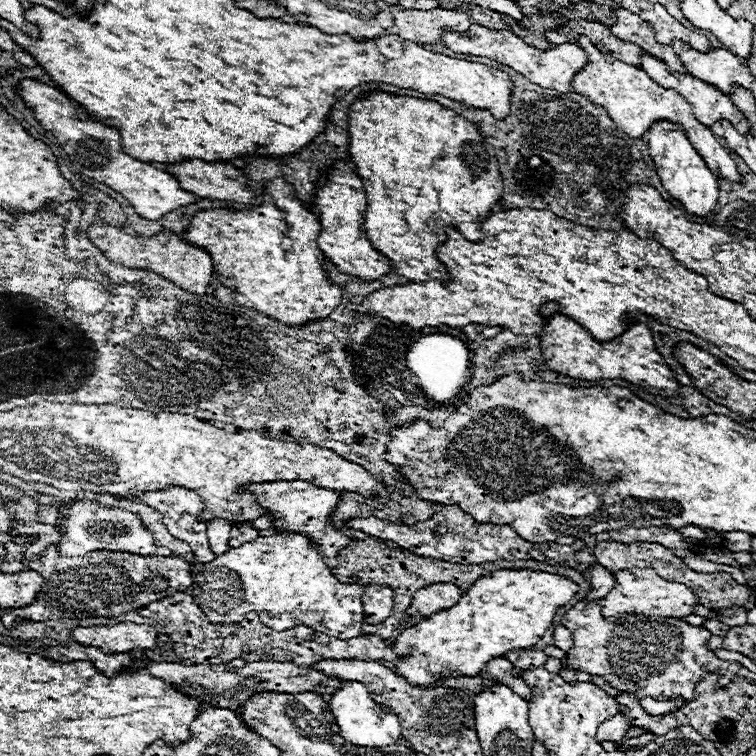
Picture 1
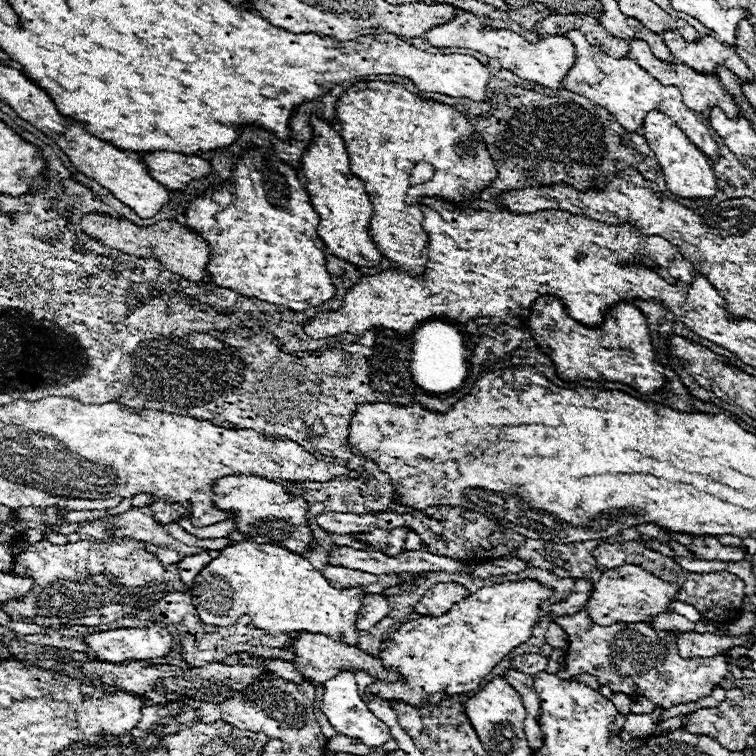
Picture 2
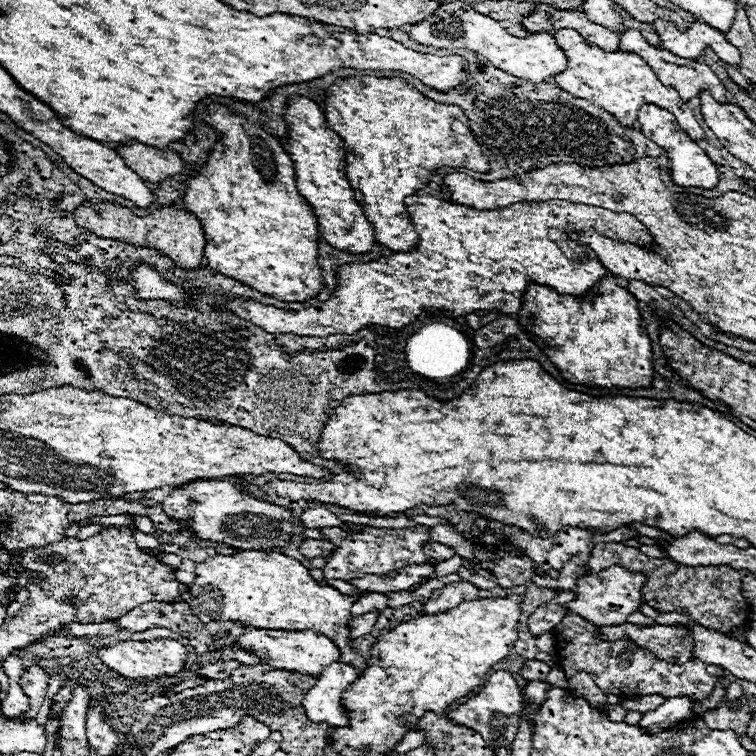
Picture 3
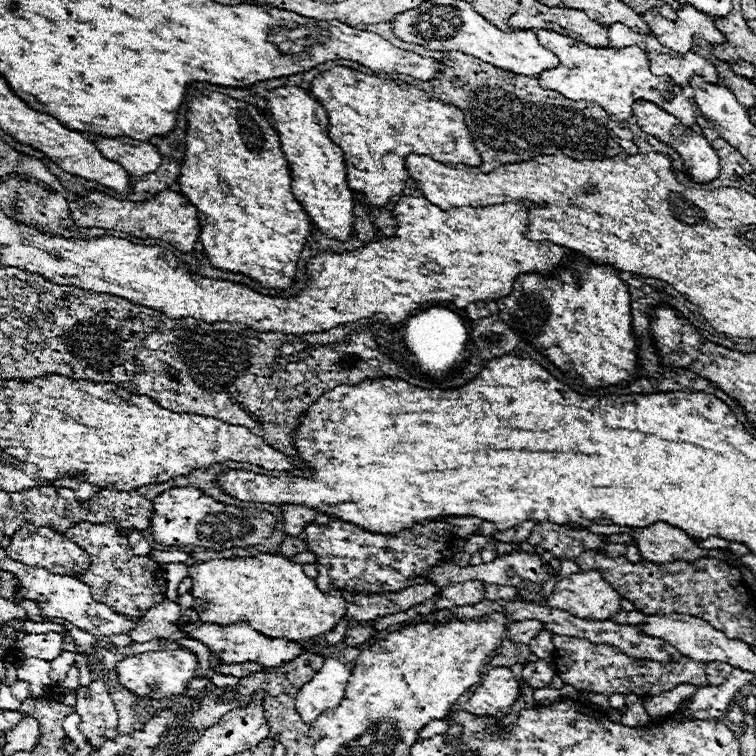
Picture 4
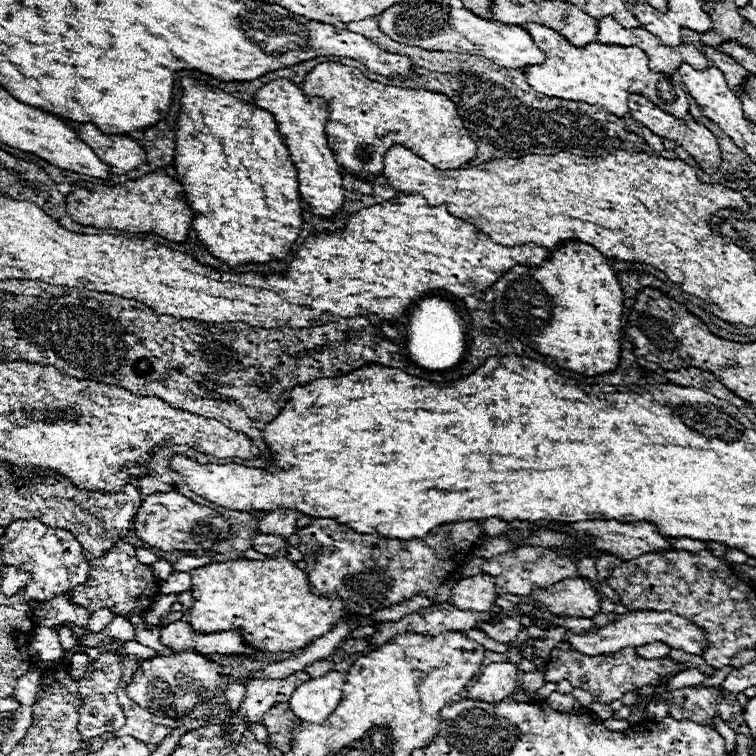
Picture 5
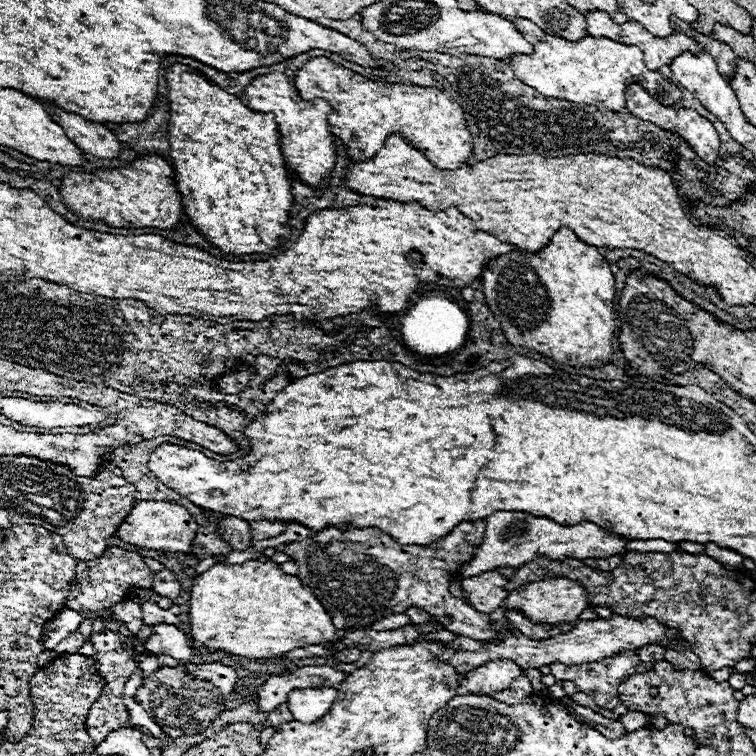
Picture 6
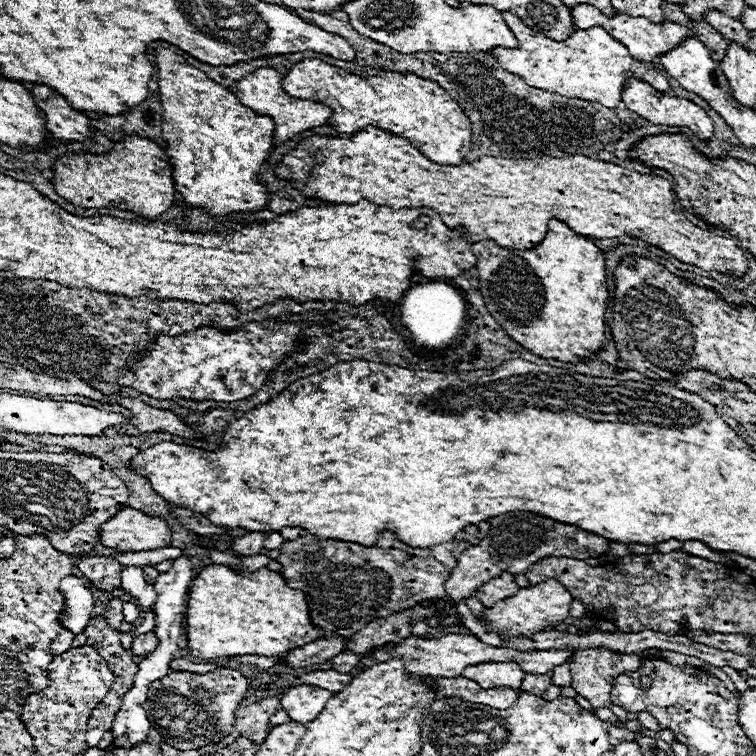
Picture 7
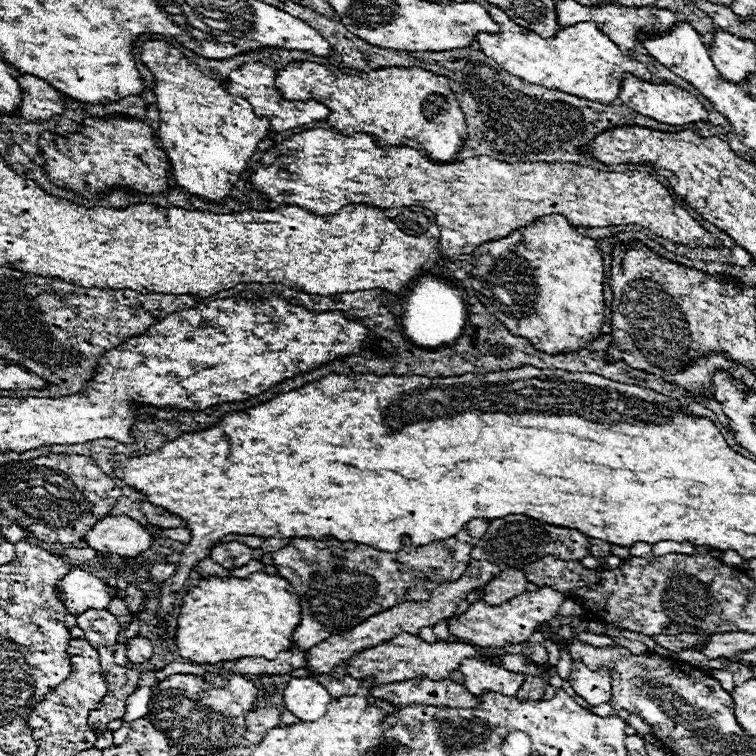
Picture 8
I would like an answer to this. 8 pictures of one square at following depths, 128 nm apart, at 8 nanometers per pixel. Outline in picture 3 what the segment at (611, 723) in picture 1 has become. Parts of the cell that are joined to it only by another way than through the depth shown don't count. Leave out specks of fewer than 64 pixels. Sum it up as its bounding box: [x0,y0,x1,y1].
[638,698,692,734]

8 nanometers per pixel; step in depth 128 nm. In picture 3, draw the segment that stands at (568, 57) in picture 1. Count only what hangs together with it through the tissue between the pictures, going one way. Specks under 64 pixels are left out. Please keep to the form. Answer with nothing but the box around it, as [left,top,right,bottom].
[408,2,566,82]

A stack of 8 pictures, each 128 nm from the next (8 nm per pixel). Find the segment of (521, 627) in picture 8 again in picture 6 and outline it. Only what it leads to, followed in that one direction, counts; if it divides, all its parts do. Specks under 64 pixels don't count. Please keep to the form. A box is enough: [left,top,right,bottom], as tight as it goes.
[504,578,588,624]

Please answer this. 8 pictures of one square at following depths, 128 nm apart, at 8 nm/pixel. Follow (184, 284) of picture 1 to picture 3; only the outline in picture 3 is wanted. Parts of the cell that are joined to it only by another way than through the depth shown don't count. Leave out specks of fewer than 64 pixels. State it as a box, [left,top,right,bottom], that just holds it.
[74,202,206,270]

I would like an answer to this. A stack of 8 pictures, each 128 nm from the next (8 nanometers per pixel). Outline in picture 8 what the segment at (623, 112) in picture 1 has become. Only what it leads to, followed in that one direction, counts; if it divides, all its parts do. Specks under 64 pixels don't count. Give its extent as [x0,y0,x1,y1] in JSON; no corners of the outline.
[476,4,652,106]

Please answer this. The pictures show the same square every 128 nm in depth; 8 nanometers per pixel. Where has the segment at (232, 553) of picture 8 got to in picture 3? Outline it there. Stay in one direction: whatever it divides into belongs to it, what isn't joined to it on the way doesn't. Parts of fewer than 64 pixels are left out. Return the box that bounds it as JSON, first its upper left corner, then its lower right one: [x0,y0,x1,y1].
[302,506,354,532]

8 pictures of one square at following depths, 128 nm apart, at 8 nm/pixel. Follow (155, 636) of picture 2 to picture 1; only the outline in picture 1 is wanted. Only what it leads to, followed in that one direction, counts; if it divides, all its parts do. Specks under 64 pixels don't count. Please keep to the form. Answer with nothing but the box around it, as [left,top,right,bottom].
[72,622,156,652]

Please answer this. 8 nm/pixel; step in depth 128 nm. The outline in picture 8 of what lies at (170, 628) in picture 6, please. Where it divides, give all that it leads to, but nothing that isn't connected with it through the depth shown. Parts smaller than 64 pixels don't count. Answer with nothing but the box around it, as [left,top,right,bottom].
[128,636,154,664]

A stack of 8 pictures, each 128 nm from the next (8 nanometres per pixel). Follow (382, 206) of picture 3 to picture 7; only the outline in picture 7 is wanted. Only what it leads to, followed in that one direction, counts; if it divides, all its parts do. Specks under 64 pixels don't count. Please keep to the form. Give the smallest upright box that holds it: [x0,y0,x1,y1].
[282,58,472,166]

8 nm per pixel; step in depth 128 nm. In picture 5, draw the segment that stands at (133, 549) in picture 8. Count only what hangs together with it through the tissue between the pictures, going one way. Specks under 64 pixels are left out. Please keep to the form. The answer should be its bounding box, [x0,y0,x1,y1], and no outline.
[134,492,232,552]

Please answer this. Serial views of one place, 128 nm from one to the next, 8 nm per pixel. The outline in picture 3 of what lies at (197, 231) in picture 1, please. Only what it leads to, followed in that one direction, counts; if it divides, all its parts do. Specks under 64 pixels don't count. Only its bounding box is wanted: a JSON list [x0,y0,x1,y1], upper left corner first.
[184,104,324,302]

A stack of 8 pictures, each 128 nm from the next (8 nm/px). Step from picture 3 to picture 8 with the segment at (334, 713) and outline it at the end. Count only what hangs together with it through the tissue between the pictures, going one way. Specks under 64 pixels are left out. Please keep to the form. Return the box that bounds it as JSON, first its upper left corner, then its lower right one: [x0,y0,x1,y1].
[284,678,332,722]

